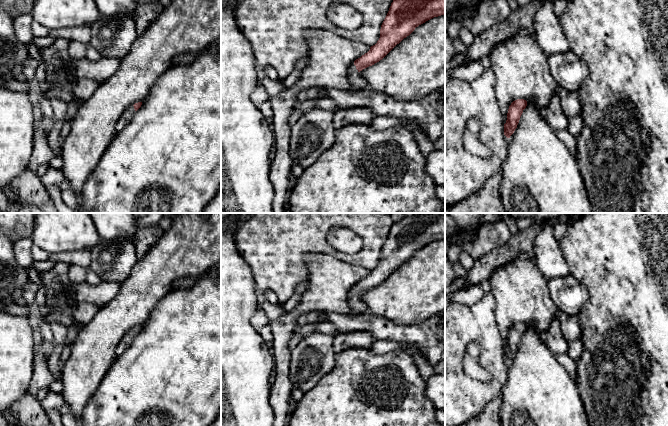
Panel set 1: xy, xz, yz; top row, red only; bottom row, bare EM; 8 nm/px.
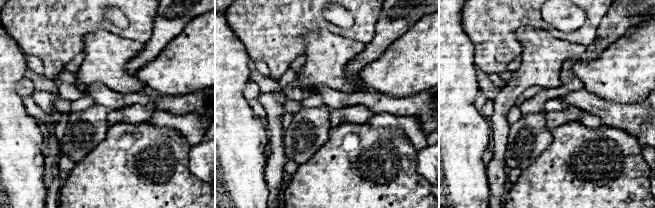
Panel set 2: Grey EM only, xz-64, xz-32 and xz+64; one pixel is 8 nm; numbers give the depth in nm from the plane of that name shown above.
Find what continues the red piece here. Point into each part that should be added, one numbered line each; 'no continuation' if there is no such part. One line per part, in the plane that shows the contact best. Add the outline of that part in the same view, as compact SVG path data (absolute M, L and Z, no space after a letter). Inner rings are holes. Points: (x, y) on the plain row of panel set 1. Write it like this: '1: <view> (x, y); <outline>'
1: xz (357, 306); M355 289L351 290L348 294L348 305L350 306L351 312L354 314L367 312L366 304L360 299Z

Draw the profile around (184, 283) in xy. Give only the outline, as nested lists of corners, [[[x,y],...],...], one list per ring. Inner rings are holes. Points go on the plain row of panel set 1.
[[[197,277],[179,279],[178,281],[175,282],[174,288],[175,289],[178,289],[178,288],[183,288],[183,289],[190,288],[197,282],[197,280],[198,280]]]

